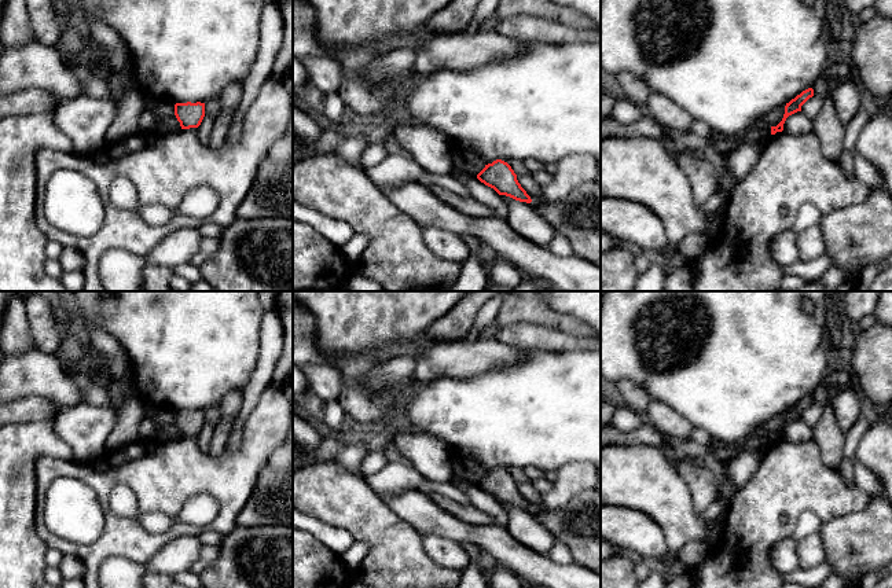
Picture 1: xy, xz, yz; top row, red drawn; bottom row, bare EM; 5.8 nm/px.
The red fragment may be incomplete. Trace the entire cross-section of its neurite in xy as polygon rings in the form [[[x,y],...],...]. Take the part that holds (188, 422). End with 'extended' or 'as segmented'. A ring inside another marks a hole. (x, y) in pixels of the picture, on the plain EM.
[[[176,411],[175,423],[181,437],[198,436],[205,425],[205,411]]]; as segmented

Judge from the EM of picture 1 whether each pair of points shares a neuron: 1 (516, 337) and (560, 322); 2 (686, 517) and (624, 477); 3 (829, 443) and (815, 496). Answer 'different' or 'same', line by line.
1: different
2: same
3: different

